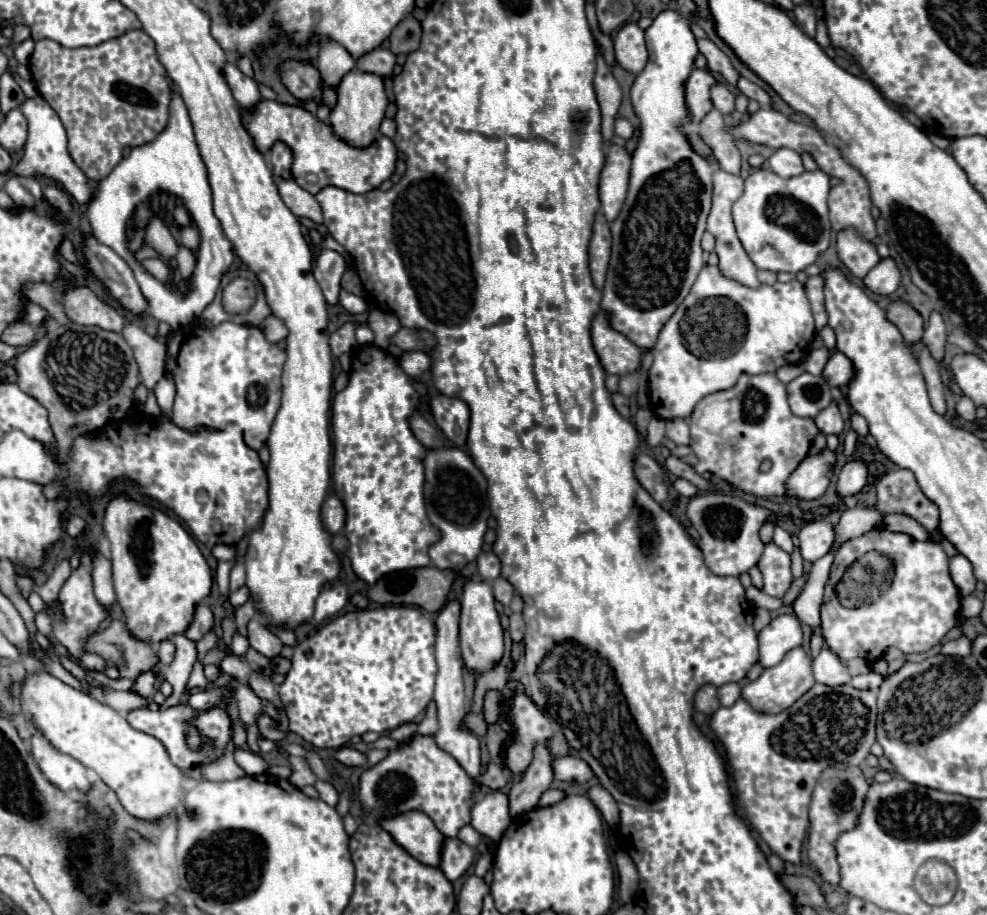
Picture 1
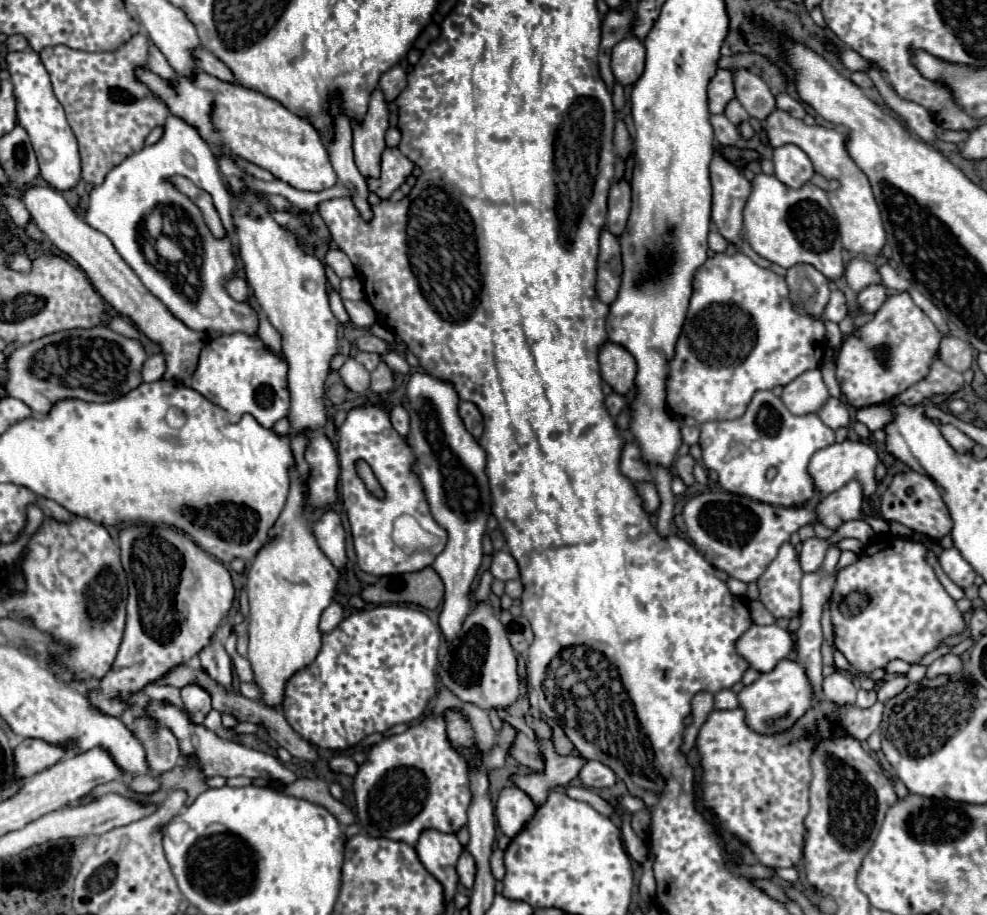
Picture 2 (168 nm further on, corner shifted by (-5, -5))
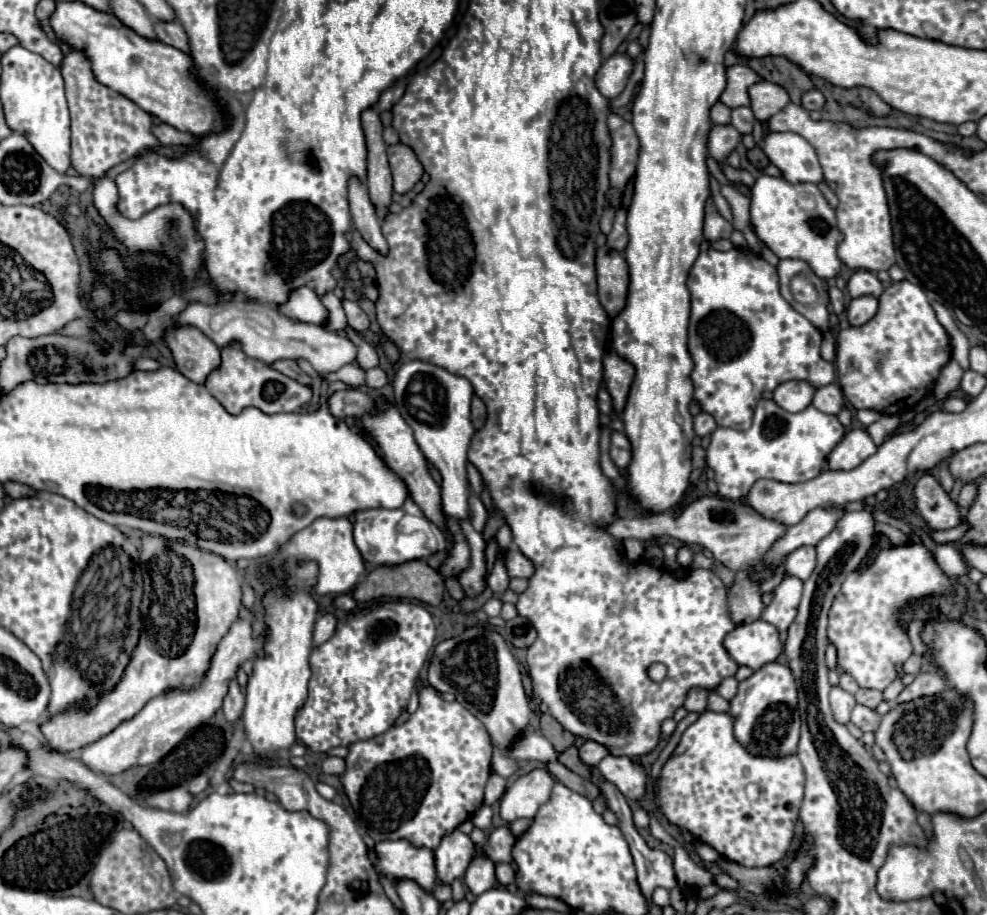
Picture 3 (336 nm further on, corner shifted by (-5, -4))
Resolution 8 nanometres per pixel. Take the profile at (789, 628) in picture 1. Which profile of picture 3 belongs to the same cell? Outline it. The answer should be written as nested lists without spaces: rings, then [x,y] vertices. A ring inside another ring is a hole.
[[[757,620],[731,630],[725,636],[725,650],[729,650],[729,656],[739,666],[759,670],[763,664],[777,660],[777,656],[783,652],[783,644],[775,626]]]

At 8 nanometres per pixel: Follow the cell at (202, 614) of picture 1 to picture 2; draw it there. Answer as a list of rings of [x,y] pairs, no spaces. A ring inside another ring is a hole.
[[[211,641],[199,653],[201,667],[225,689],[231,687],[231,659],[219,641]]]

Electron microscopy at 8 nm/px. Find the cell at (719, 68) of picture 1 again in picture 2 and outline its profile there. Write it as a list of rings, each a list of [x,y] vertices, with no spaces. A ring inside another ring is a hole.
[[[731,69],[735,83],[735,97],[747,109],[747,113],[763,121],[771,111],[775,111],[775,97],[771,95],[765,81],[751,73],[749,69]]]

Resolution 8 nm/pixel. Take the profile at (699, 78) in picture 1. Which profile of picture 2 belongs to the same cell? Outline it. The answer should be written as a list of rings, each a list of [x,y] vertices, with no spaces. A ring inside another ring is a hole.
[[[719,69],[707,85],[707,99],[711,113],[723,113],[725,105],[735,97],[733,75],[727,69]]]

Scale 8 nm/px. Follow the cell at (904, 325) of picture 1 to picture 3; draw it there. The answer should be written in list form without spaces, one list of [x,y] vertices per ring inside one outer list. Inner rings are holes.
[[[895,282],[885,288],[885,292],[879,296],[879,310],[877,314],[863,326],[841,330],[837,336],[837,372],[839,372],[839,384],[843,390],[845,400],[861,410],[877,410],[881,414],[905,414],[915,408],[919,400],[923,400],[927,394],[931,394],[941,368],[951,360],[951,344],[949,334],[939,324],[935,310],[925,296],[925,292],[919,286],[913,286],[911,282]]]

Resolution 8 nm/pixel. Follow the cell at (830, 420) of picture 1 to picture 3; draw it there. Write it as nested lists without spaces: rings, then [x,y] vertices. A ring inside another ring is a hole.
[[[827,384],[815,390],[813,402],[811,402],[817,410],[825,412],[825,414],[839,414],[841,406],[843,406],[843,394],[841,388],[837,384]]]

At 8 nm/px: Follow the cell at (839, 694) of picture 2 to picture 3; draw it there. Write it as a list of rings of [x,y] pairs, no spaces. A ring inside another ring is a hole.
[[[841,686],[831,688],[831,710],[833,710],[833,716],[837,718],[837,722],[847,724],[855,704],[857,704],[855,698],[849,692],[845,692]]]

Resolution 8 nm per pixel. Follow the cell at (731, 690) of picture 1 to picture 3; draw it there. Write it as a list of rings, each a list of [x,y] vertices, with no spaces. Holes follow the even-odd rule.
[[[711,692],[709,694],[709,700],[707,700],[707,710],[713,710],[713,712],[729,712],[729,702],[725,698],[721,698],[719,694]]]

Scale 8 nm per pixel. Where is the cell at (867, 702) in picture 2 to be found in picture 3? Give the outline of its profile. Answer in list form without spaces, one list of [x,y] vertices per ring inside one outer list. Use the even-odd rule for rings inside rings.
[[[855,706],[853,714],[851,714],[851,722],[861,730],[861,732],[875,732],[879,722],[881,722],[881,716],[867,708],[867,706]]]

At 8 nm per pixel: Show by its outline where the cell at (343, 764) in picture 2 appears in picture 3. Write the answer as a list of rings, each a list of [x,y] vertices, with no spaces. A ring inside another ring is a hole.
[[[325,758],[321,764],[321,770],[325,774],[335,774],[341,776],[345,772],[345,760],[343,758]]]

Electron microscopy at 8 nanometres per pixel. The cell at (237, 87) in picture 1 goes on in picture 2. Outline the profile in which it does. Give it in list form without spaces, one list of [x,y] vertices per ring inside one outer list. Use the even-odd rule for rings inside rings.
[[[201,47],[195,53],[195,57],[197,57],[197,67],[201,71],[205,71],[205,73],[209,73],[209,75],[225,81],[225,83],[235,83],[233,71],[229,71],[229,67],[225,67],[225,63],[221,63],[221,59],[217,59],[211,51],[207,51],[207,49]]]

